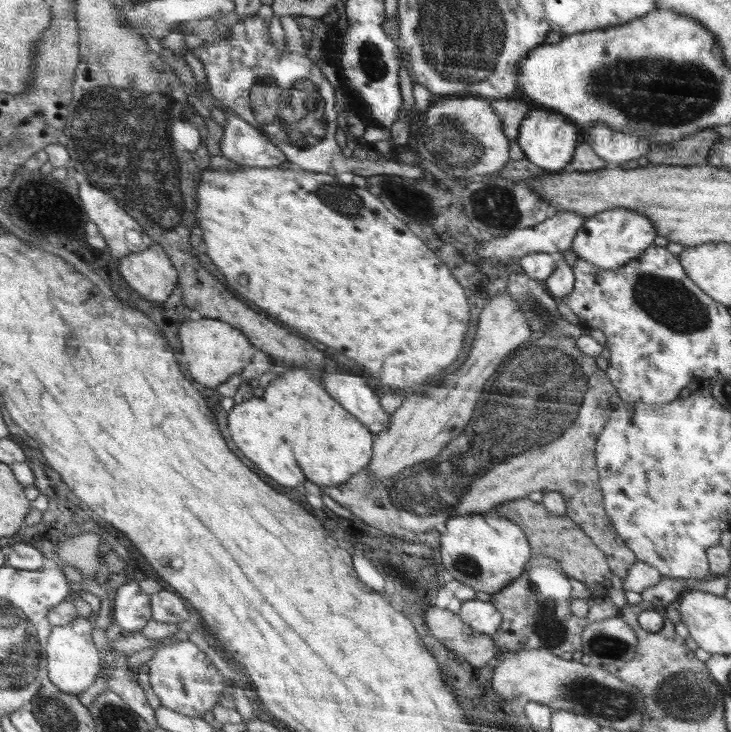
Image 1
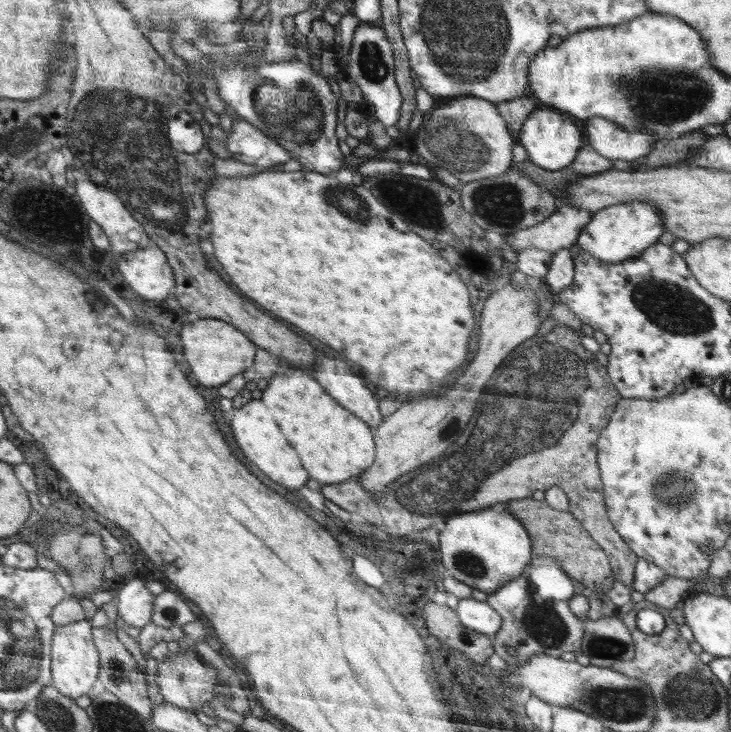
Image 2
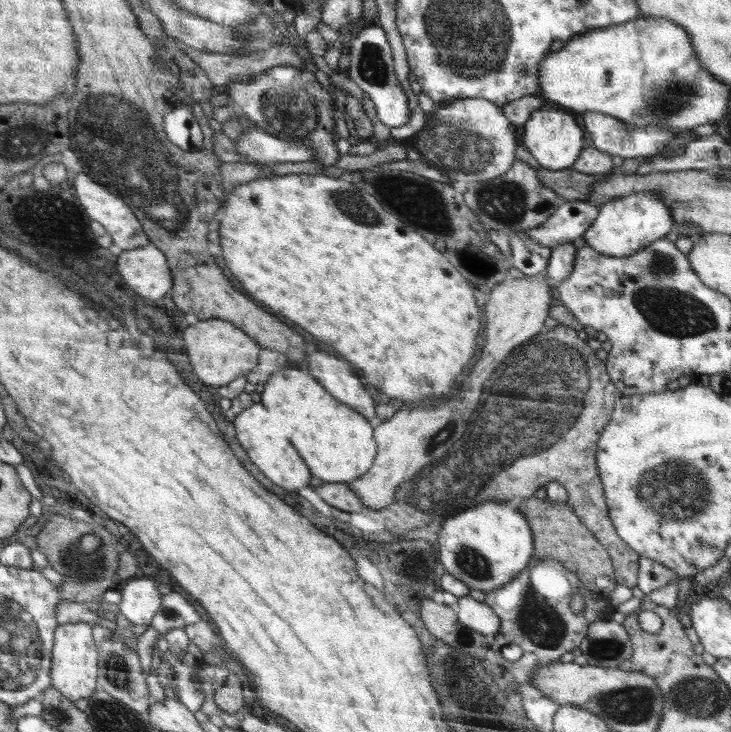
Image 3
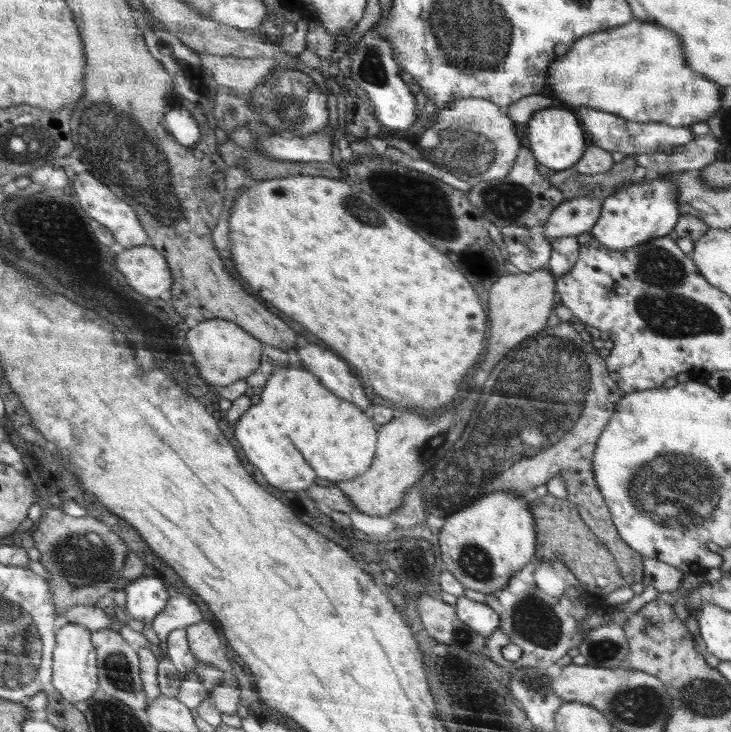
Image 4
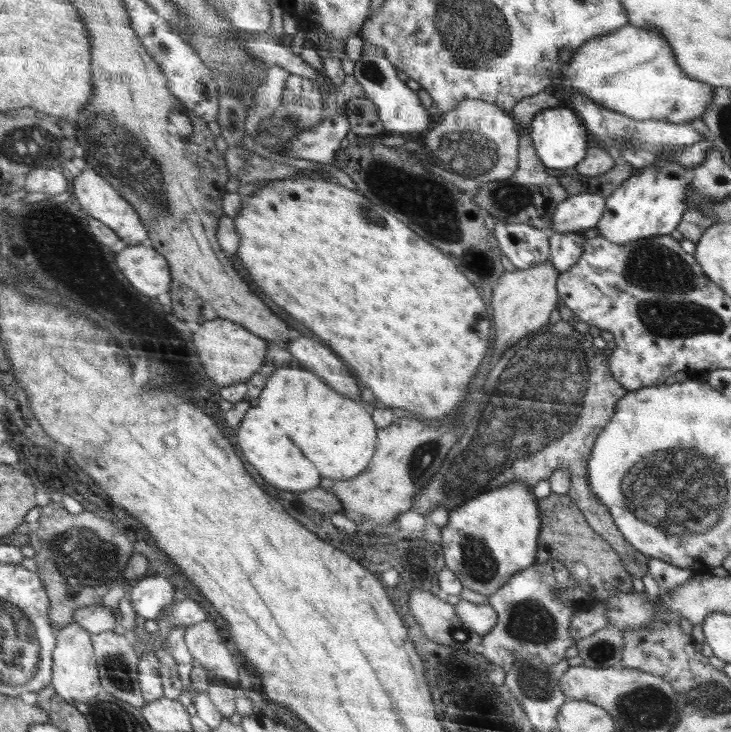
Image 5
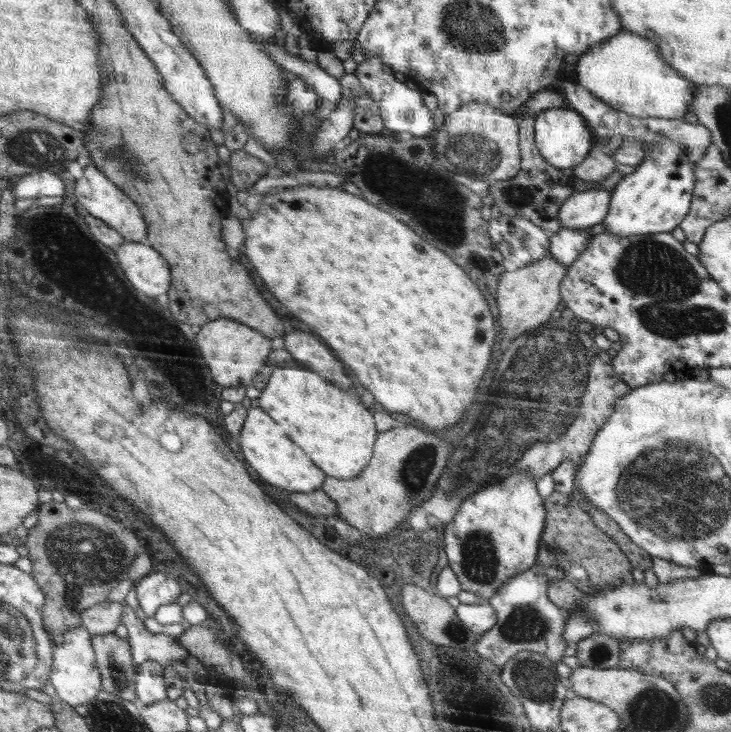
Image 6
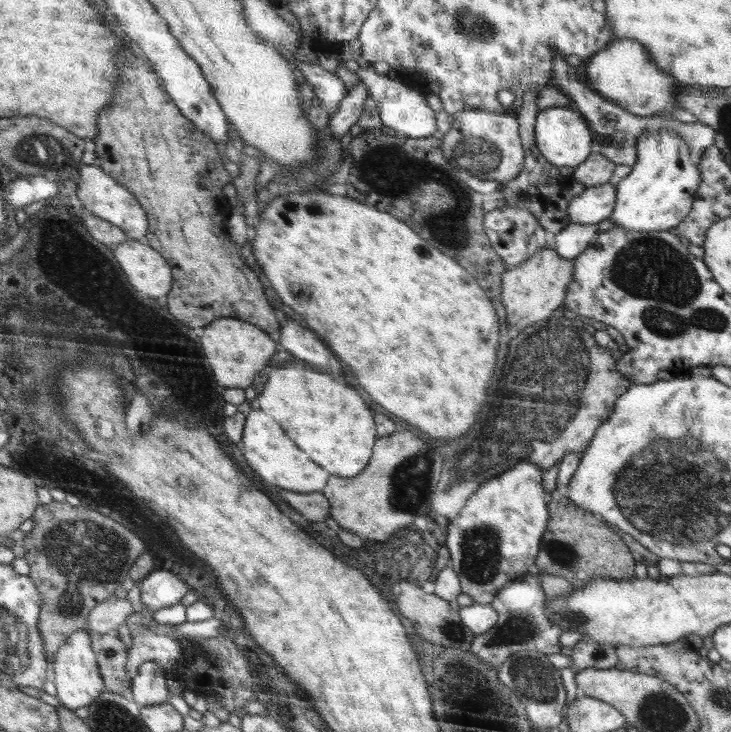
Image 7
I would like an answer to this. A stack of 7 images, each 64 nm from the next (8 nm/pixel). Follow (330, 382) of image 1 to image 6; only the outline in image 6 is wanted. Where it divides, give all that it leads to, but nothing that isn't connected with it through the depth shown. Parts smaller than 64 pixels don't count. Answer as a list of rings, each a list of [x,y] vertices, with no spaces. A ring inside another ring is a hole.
[[[292,330],[292,334],[288,334],[288,338],[283,339],[284,348],[296,360],[304,362],[304,366],[308,366],[310,370],[316,370],[320,376],[332,380],[332,384],[340,386],[342,390],[352,388],[352,382],[344,374],[344,366],[336,360],[332,350],[328,350],[324,344],[320,344],[314,336],[300,332],[300,330]]]

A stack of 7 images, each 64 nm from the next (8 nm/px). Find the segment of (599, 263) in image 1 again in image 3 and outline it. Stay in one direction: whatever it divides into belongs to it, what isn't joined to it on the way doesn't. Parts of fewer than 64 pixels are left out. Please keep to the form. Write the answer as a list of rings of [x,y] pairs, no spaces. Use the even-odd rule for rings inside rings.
[[[633,192],[603,203],[599,208],[599,216],[583,234],[583,238],[587,246],[604,256],[628,256],[666,236],[674,226],[672,208],[661,201],[659,194]]]

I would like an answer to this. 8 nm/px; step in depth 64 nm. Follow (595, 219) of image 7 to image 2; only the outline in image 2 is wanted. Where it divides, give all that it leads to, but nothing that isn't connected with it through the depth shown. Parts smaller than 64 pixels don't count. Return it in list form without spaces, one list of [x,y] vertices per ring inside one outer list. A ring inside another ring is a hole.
[[[564,203],[544,222],[512,233],[508,236],[508,241],[514,252],[525,248],[540,248],[554,254],[557,250],[569,248],[577,242],[579,234],[593,216],[594,213],[588,210]]]

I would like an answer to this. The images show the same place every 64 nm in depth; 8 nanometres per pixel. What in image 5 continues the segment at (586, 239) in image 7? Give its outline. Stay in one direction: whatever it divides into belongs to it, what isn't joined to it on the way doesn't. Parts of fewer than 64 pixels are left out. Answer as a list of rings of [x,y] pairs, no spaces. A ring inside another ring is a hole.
[[[583,232],[553,233],[549,235],[550,261],[557,270],[567,271],[583,253]]]

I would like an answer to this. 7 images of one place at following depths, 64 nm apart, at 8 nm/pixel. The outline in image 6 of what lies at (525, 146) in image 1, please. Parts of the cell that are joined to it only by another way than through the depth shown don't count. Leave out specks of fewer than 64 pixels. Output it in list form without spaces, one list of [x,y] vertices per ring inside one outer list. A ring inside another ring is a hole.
[[[555,108],[542,111],[535,116],[534,138],[542,158],[552,166],[561,169],[575,167],[586,160],[590,150],[590,130],[584,126],[585,119],[572,108]]]

